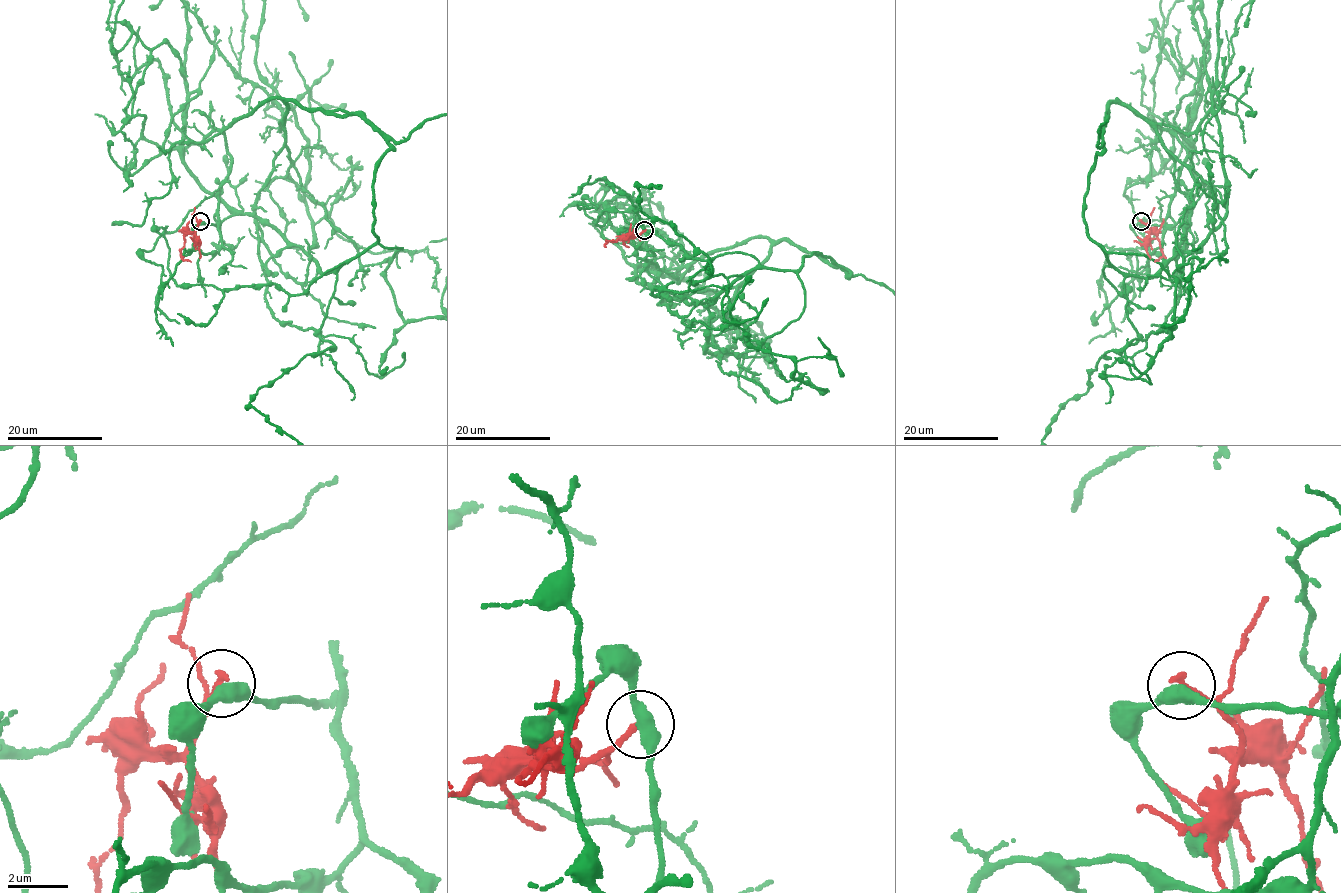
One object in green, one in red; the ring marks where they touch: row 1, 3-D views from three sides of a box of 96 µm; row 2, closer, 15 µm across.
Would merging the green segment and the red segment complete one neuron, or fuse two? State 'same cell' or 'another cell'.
another cell

